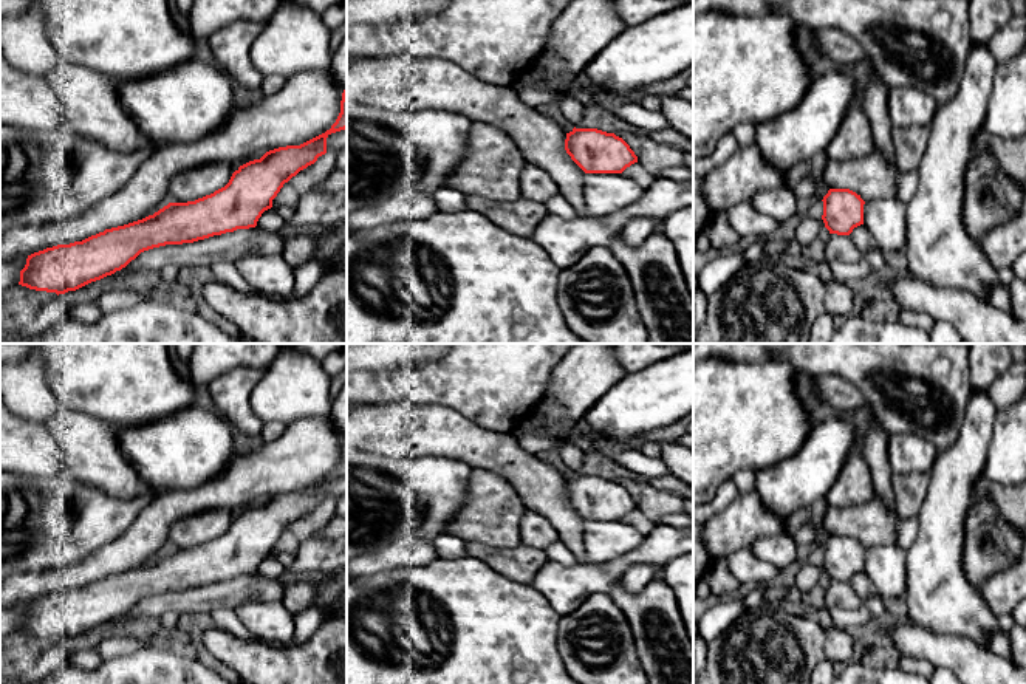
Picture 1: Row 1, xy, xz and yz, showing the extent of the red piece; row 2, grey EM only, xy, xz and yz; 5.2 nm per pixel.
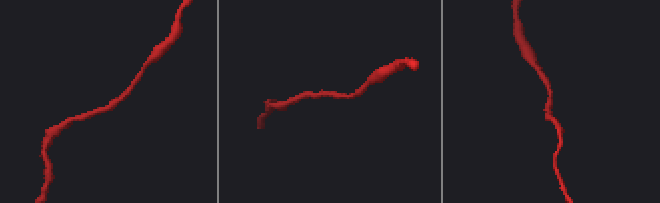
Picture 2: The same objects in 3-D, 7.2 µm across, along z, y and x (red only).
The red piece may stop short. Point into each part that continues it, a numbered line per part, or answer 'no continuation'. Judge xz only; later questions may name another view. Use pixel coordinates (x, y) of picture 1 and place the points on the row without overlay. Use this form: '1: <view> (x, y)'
no continuation

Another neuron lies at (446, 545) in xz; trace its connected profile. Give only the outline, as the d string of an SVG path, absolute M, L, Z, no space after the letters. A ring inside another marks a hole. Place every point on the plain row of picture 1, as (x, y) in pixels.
M439 534L435 540L430 542L439 559L460 559L467 556L466 540L453 534Z

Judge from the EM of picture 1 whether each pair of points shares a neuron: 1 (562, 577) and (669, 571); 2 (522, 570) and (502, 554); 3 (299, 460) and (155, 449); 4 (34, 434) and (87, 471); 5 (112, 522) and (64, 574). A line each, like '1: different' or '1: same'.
1: different
2: same
3: different
4: different
5: different

